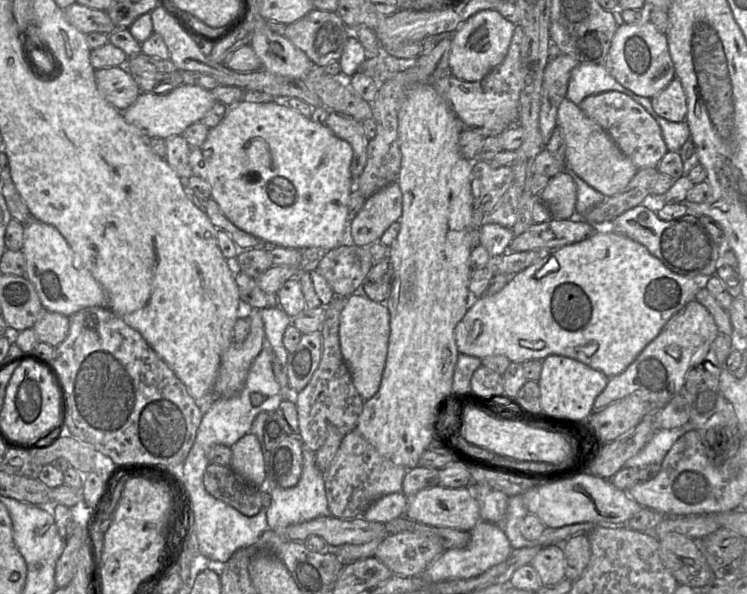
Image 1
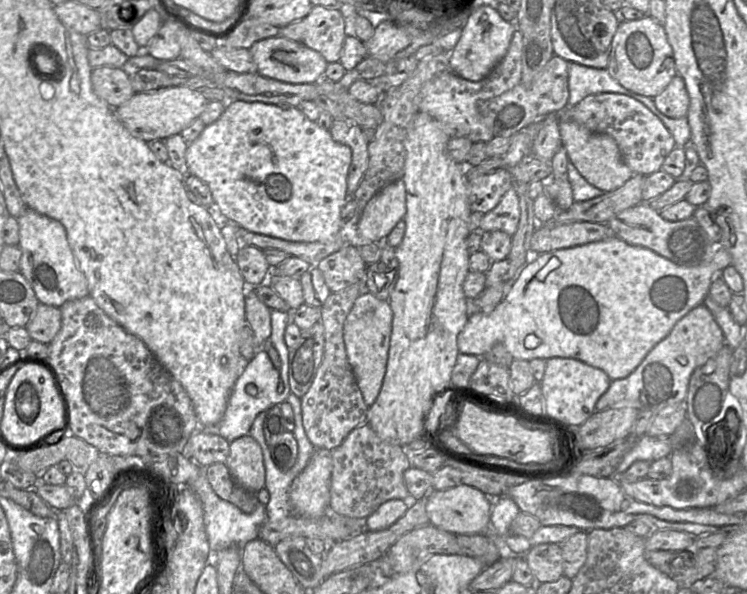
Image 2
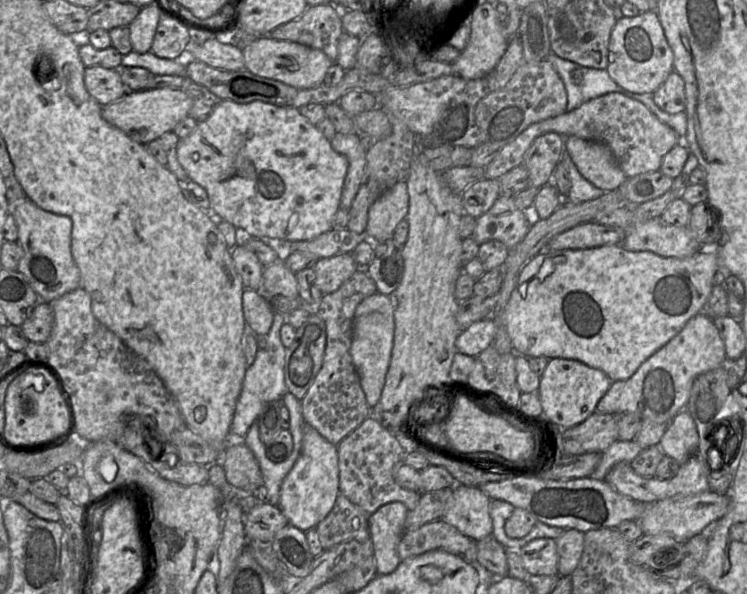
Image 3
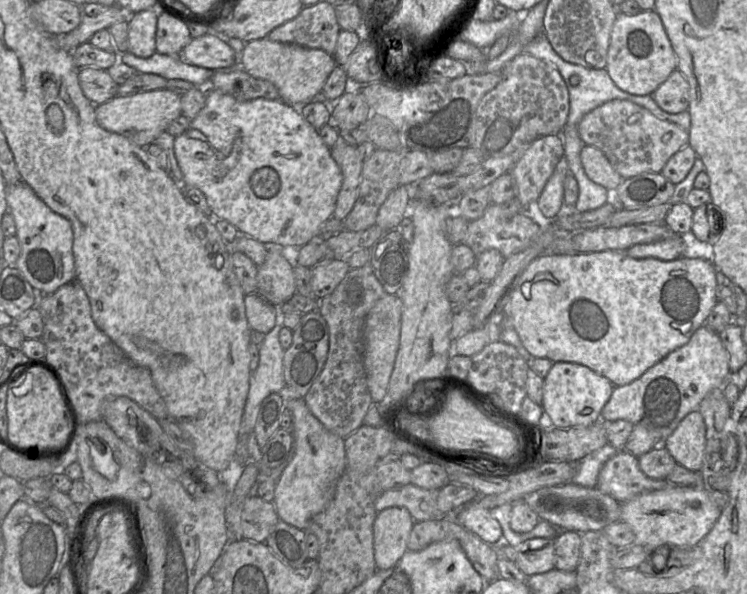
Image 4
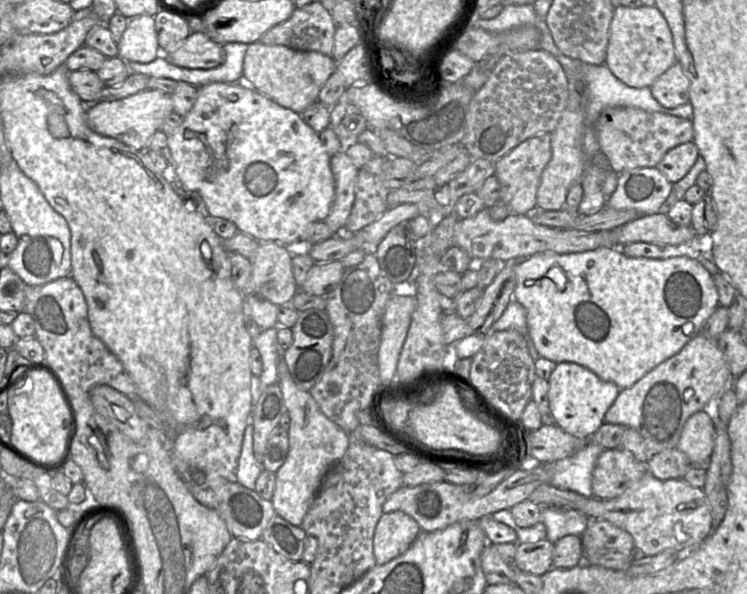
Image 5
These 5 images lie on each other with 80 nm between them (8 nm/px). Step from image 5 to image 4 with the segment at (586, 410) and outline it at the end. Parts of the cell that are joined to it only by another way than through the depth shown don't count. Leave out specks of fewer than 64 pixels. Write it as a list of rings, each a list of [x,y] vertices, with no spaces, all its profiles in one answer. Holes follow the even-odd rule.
[[[555,362],[544,378],[541,407],[545,424],[556,428],[590,426],[601,420],[601,411],[610,399],[614,386],[590,368],[568,362]]]

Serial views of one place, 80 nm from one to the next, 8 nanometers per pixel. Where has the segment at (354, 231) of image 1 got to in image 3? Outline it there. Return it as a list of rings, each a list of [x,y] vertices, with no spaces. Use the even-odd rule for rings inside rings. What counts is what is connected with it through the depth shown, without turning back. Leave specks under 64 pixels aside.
[[[399,181],[370,206],[365,230],[367,238],[373,242],[391,239],[397,225],[406,218],[408,209],[407,183]]]

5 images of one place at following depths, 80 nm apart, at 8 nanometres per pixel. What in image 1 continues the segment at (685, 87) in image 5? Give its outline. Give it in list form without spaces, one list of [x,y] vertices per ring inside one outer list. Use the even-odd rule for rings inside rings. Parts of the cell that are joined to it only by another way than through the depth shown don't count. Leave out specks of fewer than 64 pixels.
[[[677,77],[656,96],[651,98],[654,111],[670,122],[682,122],[686,119],[687,101],[683,85]]]

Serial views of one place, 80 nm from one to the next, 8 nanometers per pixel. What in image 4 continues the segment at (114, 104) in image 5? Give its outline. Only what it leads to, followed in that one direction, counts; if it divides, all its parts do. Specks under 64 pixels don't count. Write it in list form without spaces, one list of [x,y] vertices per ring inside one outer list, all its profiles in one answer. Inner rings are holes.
[[[166,88],[126,96],[116,95],[103,104],[95,105],[96,122],[101,128],[120,134],[139,147],[153,143],[181,114],[181,95]]]

